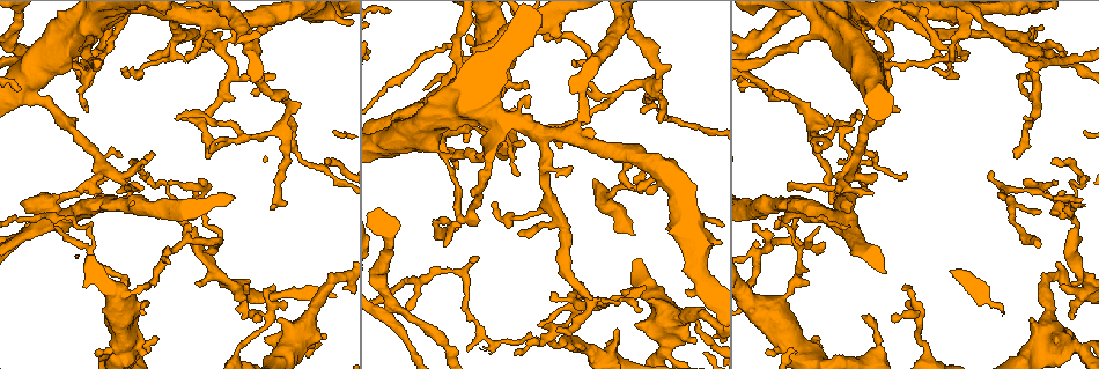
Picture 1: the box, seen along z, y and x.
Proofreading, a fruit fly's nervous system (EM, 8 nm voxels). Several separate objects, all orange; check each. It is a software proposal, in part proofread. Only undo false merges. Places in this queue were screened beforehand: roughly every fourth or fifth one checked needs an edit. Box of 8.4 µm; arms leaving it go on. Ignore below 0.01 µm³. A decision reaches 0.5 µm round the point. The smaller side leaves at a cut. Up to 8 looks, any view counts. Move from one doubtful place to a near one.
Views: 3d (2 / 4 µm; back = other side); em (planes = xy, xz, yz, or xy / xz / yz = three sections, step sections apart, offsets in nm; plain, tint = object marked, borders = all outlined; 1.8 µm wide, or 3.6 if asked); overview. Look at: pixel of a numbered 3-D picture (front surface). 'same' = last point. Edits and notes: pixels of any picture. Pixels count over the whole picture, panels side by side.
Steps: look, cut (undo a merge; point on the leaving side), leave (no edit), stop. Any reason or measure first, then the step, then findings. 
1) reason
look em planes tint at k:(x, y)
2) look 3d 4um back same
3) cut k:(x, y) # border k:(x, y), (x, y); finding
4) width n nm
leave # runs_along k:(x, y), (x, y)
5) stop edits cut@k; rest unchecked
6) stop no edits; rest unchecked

four-way junction
look em planes tint at 1:(807, 113)

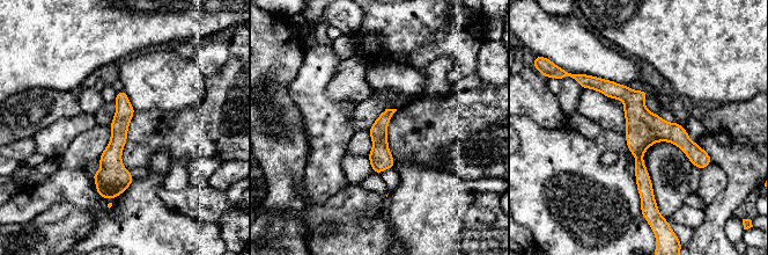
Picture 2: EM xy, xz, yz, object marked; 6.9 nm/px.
leave # runs_along 2:(590, 79), (634, 107), (644, 197); all the same neuron

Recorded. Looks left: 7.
sharp bend
look 3d 2um at 1:(1071, 215)

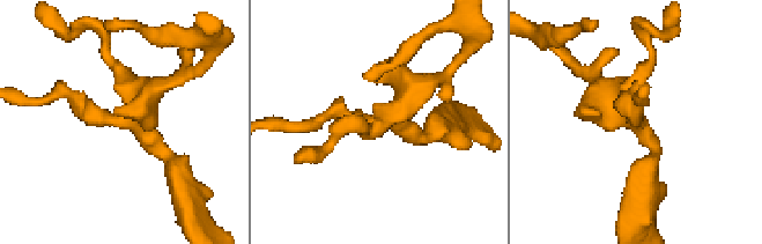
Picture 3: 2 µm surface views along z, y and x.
shape alone is not enough
look em yz step 8 tint at 3:(130, 119)

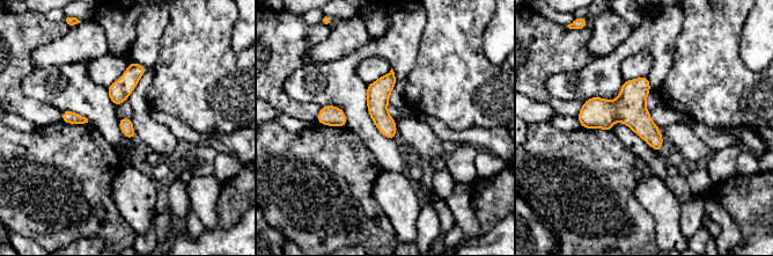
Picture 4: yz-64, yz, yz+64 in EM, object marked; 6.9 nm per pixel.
leave # runs_along 4:(580, 117), (632, 115), (660, 141); one neuron here

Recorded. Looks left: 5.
sharp bend
look 3d 2um at 1:(590, 301)

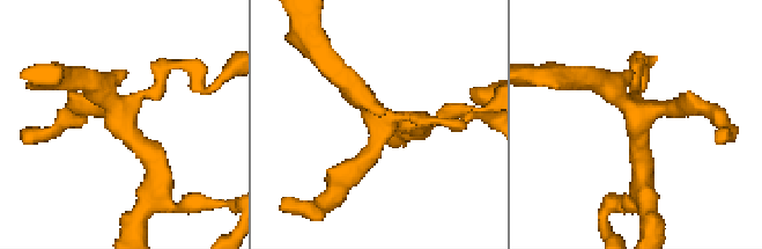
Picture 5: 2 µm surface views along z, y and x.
look em planes tint at 5:(121, 115)

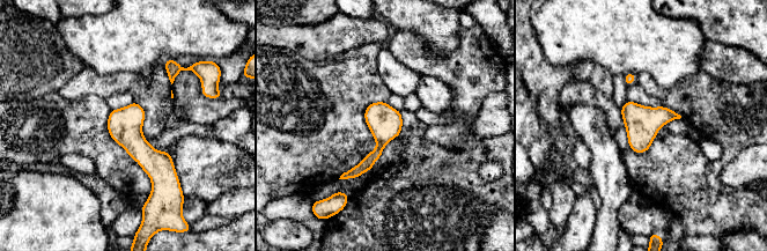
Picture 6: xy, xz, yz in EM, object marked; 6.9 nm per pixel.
leave # one neuron here

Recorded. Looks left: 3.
stop no edits; rest unchecked

